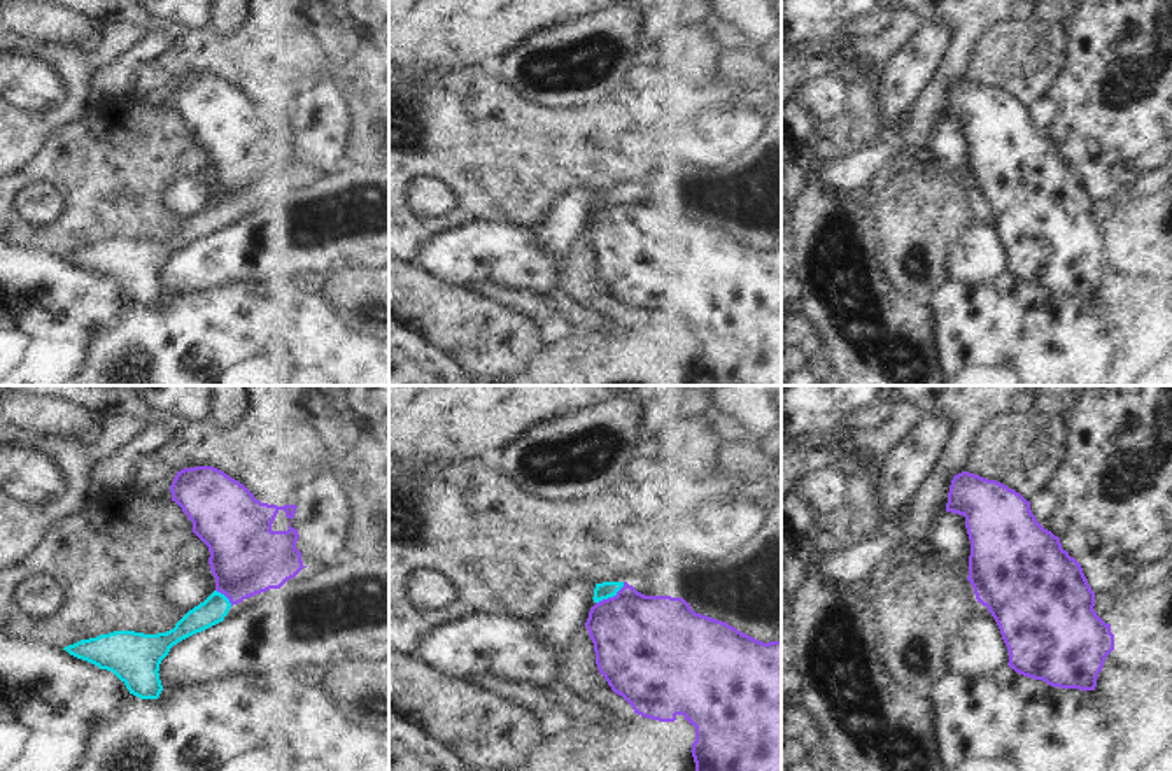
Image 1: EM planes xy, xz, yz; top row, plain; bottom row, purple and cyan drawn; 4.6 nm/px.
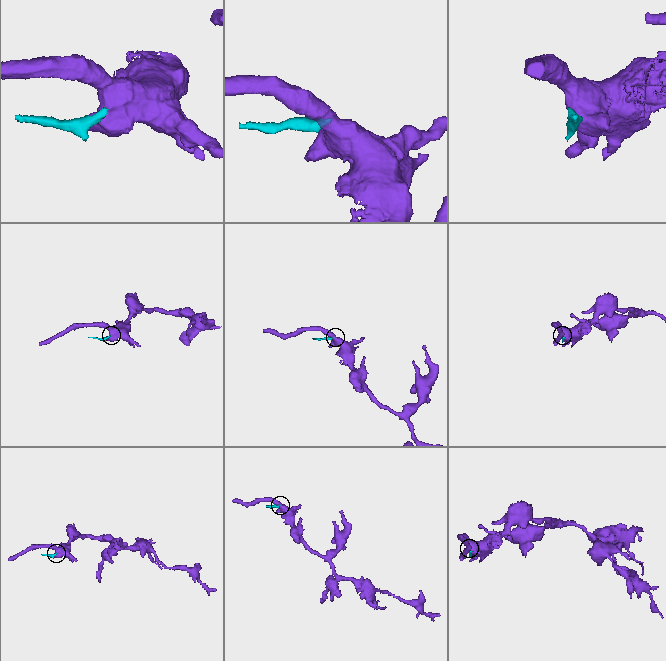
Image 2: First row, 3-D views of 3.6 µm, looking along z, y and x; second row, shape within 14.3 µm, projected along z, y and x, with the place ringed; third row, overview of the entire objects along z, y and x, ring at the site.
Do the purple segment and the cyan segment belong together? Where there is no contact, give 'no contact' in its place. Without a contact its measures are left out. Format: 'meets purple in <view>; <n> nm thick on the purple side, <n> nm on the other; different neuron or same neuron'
meets purple in xz; 440 nm thick on the purple side, 80 nm on the other; different neuron

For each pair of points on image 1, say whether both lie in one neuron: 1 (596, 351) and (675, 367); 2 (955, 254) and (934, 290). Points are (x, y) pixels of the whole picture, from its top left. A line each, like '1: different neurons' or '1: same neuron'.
1: same neuron
2: different neurons

